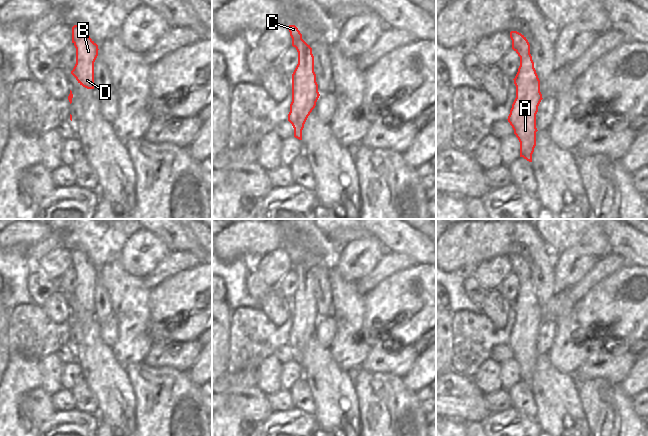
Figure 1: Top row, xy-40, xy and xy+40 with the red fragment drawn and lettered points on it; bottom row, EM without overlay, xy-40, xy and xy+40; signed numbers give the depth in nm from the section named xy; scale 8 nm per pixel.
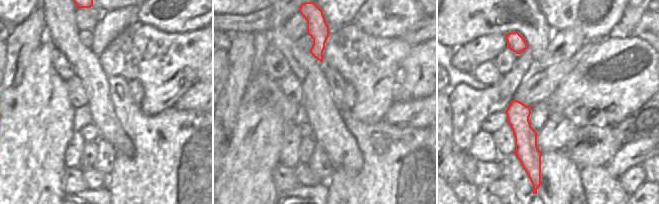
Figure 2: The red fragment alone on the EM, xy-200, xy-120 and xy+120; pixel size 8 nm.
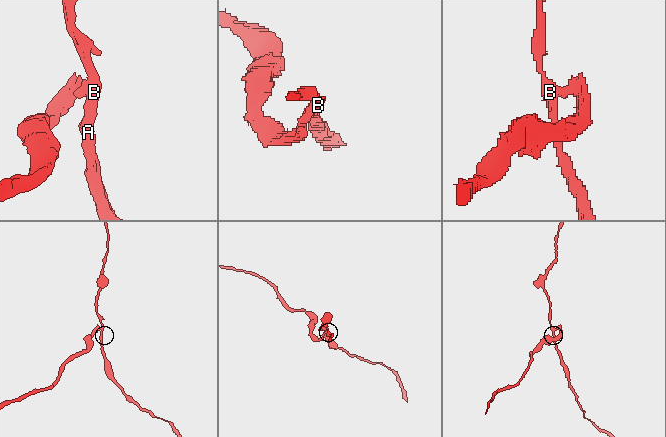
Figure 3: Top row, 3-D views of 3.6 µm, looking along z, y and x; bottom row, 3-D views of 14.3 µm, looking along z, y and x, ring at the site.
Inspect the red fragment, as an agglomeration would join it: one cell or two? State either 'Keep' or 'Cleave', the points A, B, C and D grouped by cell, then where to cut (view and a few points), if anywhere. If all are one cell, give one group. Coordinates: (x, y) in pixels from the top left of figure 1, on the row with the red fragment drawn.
Cleave. Groups: A B D / C. Split along xy (301, 38), (303, 51), (298, 57)

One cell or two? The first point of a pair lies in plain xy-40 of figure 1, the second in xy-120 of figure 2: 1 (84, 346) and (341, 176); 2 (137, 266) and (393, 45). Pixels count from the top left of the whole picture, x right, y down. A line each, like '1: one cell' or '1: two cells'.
1: two cells
2: two cells

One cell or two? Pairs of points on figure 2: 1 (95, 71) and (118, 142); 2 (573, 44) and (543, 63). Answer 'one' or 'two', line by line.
1: one
2: one

